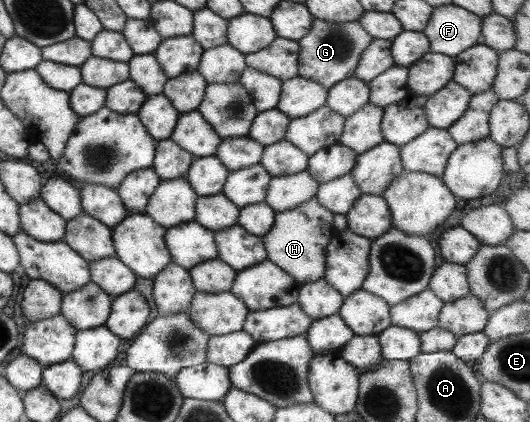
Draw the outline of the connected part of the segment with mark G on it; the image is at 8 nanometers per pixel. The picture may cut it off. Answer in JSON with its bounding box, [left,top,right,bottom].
[297,18,372,89]

